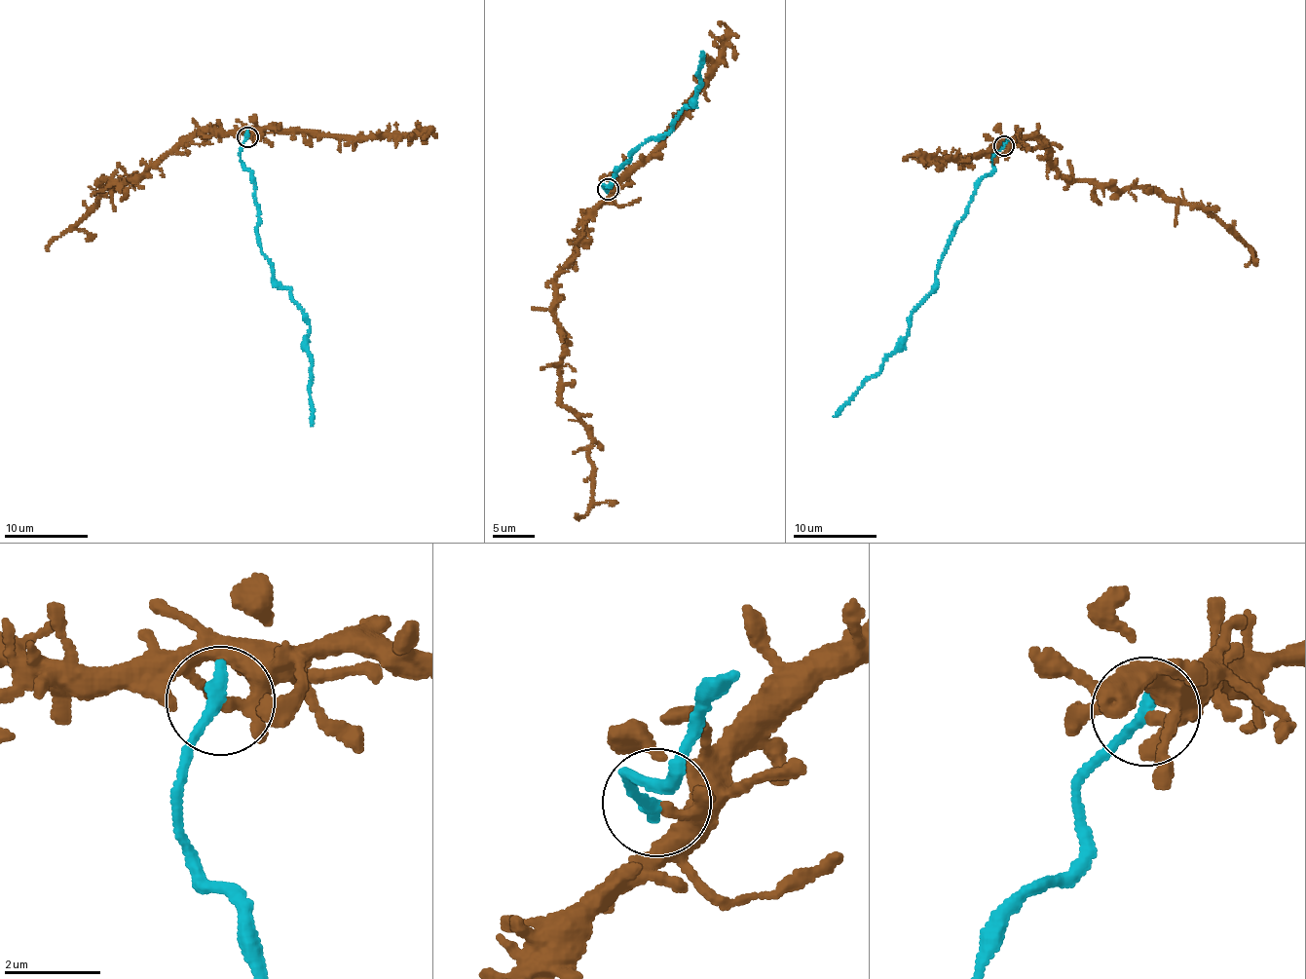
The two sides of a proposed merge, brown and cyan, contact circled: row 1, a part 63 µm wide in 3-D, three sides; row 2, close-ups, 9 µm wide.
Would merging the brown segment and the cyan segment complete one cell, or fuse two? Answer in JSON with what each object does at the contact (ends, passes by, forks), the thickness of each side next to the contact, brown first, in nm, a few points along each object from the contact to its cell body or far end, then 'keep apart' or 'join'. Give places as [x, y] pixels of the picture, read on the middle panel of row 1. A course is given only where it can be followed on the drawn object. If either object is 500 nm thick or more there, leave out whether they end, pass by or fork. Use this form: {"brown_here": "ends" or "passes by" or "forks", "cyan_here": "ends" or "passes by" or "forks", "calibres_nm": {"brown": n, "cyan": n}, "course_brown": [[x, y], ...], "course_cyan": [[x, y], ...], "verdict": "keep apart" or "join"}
{"brown_here": "passes by", "cyan_here": "ends", "calibres_nm": {"brown": 190, "cyan": 320}, "course_brown": [[608, 190], [555, 292], [561, 402], [591, 440], [593, 500], [586, 514], [576, 513]], "course_cyan": [[607, 189], [603, 184], [640, 147], [672, 129], [676, 118], [686, 108], [696, 107], [704, 56], [701, 52]], "verdict": "keep apart"}

